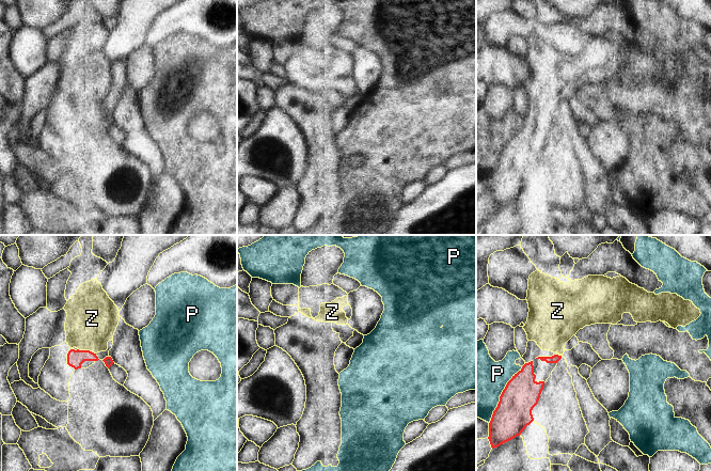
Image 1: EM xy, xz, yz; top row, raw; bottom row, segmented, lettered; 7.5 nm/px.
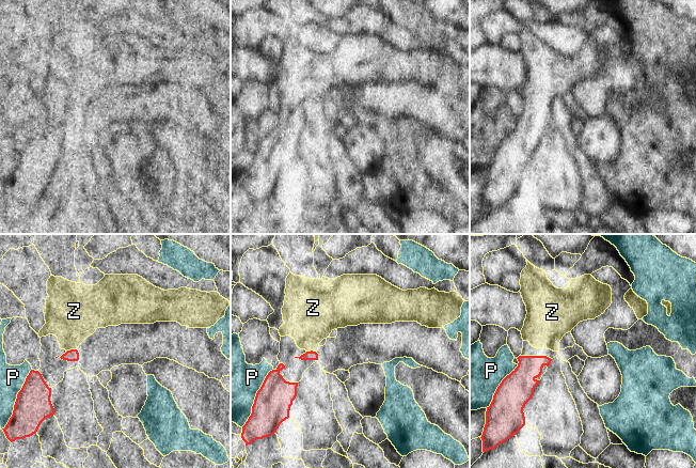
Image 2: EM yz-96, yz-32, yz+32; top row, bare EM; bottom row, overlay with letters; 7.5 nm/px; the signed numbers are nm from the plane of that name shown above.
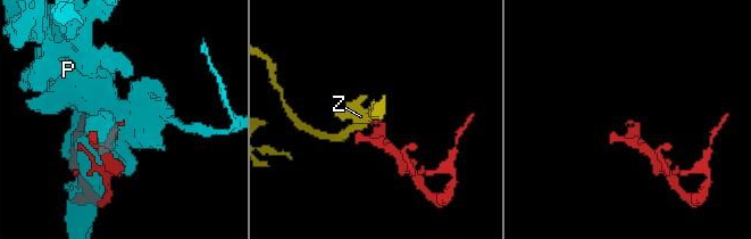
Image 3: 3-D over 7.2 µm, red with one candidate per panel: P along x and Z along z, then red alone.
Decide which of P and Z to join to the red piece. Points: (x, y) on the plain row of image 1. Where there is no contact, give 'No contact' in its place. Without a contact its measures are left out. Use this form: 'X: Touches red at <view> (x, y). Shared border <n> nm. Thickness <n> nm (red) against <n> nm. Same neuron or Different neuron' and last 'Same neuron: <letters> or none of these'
P: Touches red at yz (501, 156). Shared border 500 nm. Thickness 280 nm (red) against 420 nm. Different neuron
Z: Touches red at xy (87, 111). Shared border 140 nm. Thickness 130 nm (red) against 380 nm. Same neuron
Same neuron: Z

